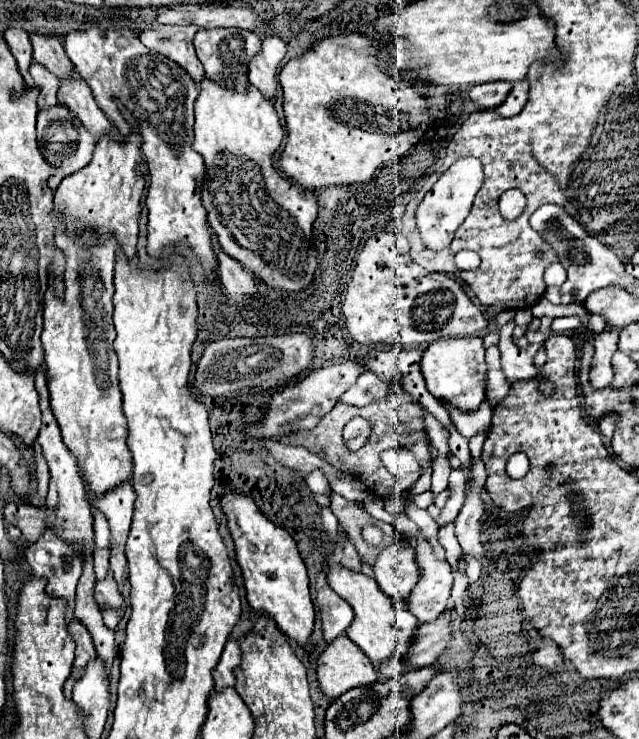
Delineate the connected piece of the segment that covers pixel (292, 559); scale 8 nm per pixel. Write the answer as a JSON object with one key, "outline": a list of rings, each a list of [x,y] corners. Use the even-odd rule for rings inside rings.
{"outline":[[[228,490],[222,498],[222,508],[228,516],[228,528],[236,544],[236,560],[244,574],[248,604],[258,614],[272,618],[284,636],[298,646],[304,646],[312,634],[316,614],[310,600],[306,566],[298,554],[296,542],[284,528],[262,516],[250,496]]]}

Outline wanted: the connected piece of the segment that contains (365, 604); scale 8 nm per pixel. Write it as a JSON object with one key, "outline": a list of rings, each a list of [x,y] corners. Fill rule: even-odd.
{"outline":[[[340,564],[328,566],[328,584],[354,608],[354,622],[346,630],[348,638],[372,660],[374,666],[388,662],[396,654],[408,654],[414,644],[414,630],[418,628],[418,620],[400,606],[394,606],[392,598],[386,596],[374,578],[368,578],[358,572],[350,572]]]}

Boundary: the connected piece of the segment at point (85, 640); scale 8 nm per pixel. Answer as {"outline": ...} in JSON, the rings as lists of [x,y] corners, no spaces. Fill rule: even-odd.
{"outline":[[[76,618],[68,624],[70,632],[74,634],[74,642],[76,642],[76,658],[74,658],[74,668],[72,668],[72,674],[70,678],[66,680],[64,684],[64,696],[70,698],[72,696],[72,688],[74,684],[82,678],[82,674],[86,672],[86,664],[88,660],[92,660],[96,656],[96,650],[94,650],[94,642],[90,638],[90,632],[86,632],[86,626],[82,626],[82,622],[78,622]]]}

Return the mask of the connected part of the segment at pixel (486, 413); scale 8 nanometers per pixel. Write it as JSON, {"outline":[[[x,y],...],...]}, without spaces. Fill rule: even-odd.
{"outline":[[[484,400],[482,406],[474,412],[464,412],[464,410],[456,410],[456,406],[446,406],[450,420],[454,422],[456,430],[464,436],[464,438],[472,438],[480,432],[488,432],[490,430],[490,422],[492,422],[492,410],[490,404]]]}

